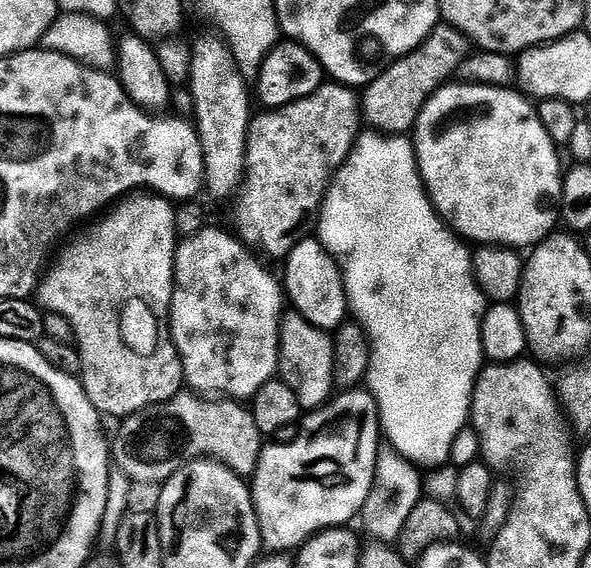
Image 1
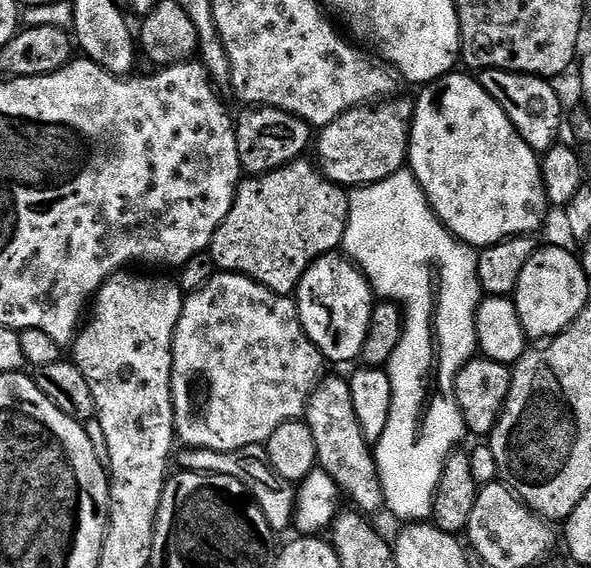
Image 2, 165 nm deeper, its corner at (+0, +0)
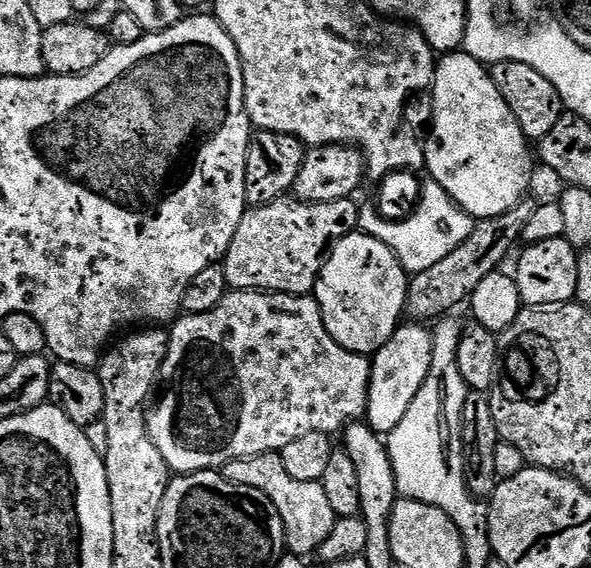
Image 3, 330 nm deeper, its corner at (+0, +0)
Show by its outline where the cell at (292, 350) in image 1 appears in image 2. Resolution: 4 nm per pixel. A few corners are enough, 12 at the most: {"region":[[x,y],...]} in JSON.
{"region":[[351,383],[313,387],[306,422],[319,467],[359,511],[385,507]]}

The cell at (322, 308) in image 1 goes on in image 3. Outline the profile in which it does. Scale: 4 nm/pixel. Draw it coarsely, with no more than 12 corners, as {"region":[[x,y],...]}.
{"region":[[357,230],[314,289],[338,346],[371,357],[401,327],[409,279]]}

